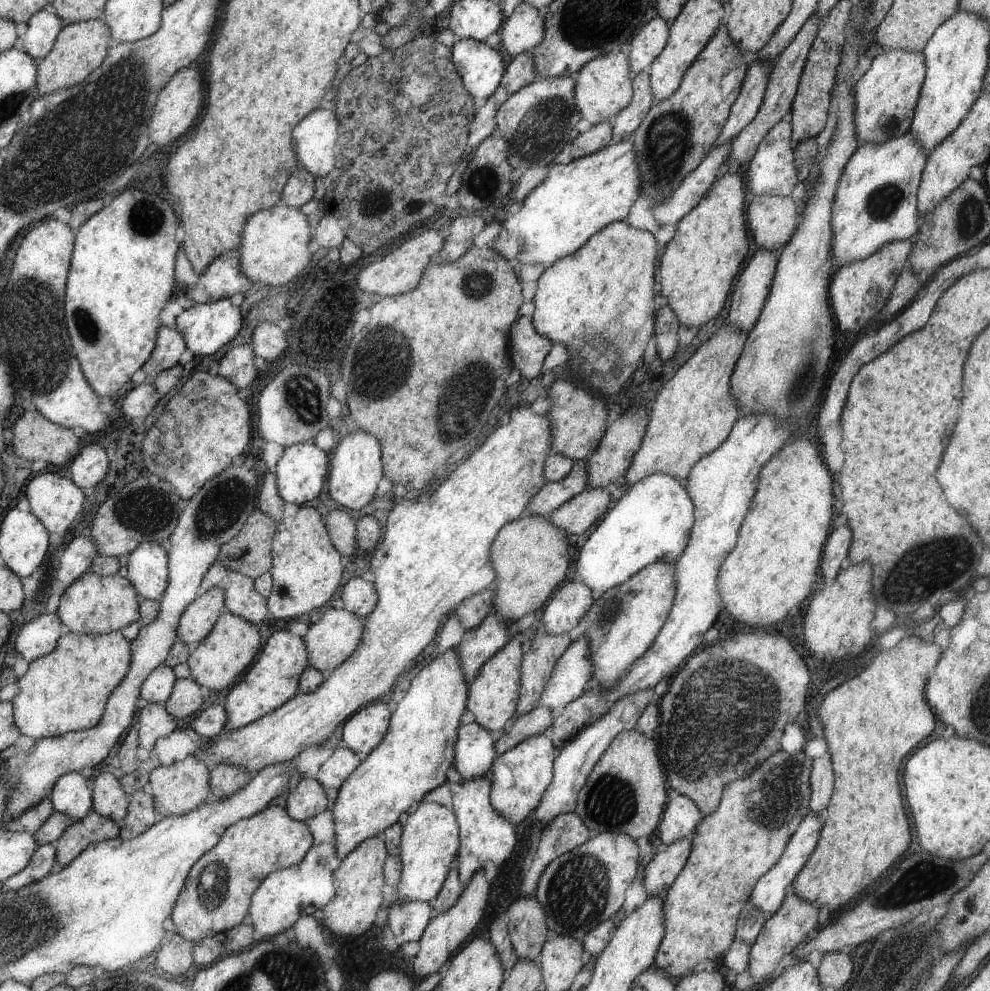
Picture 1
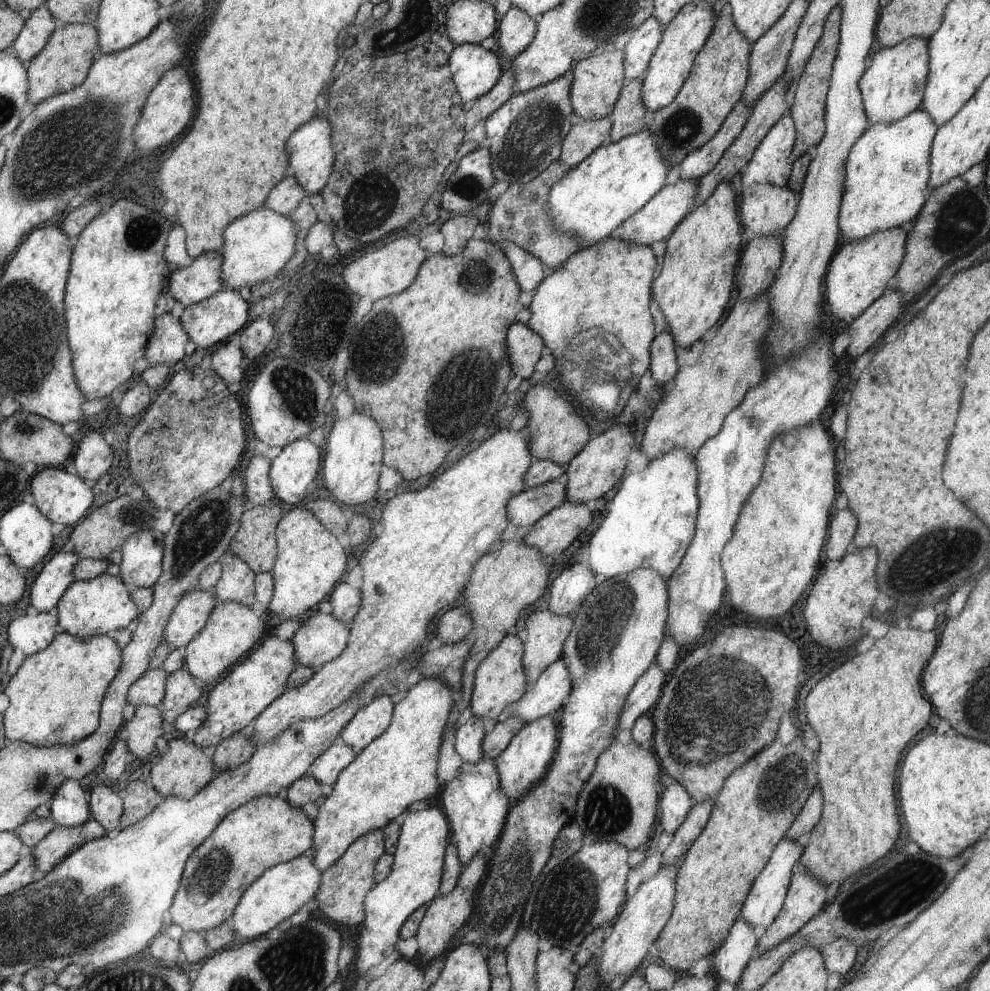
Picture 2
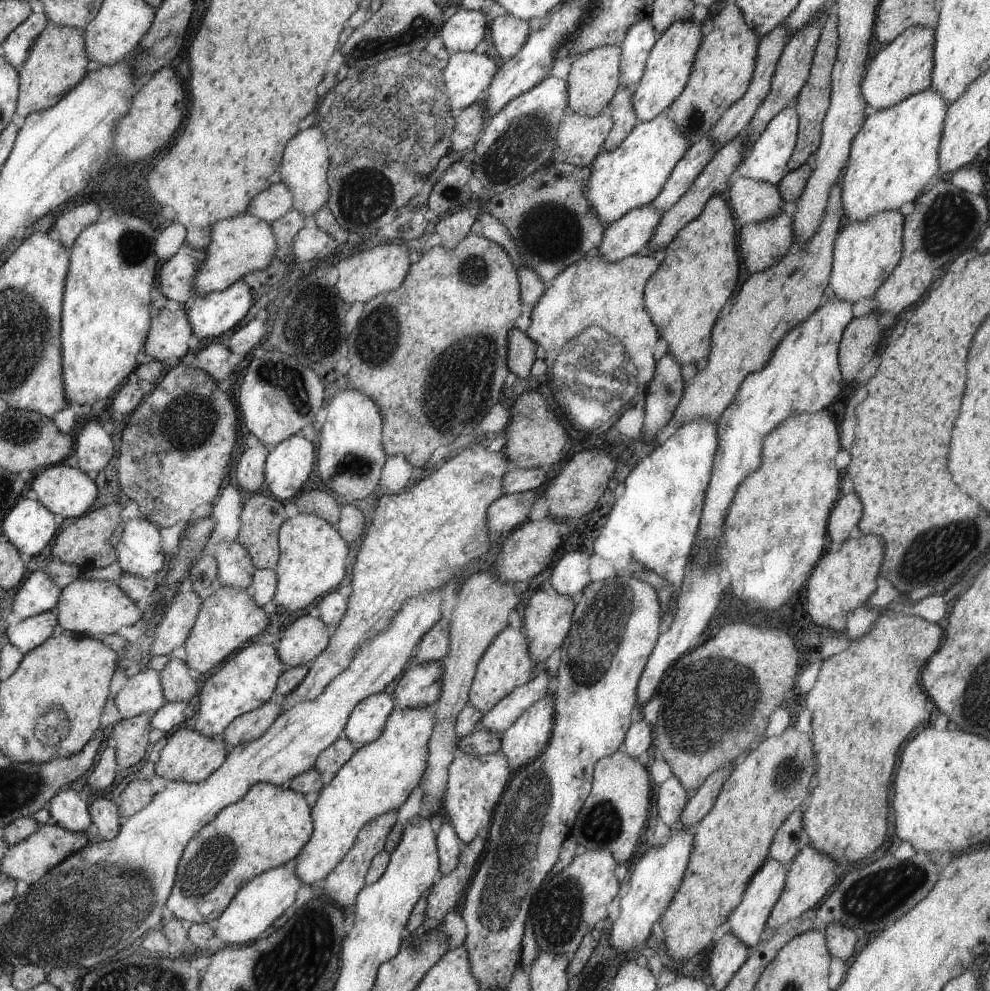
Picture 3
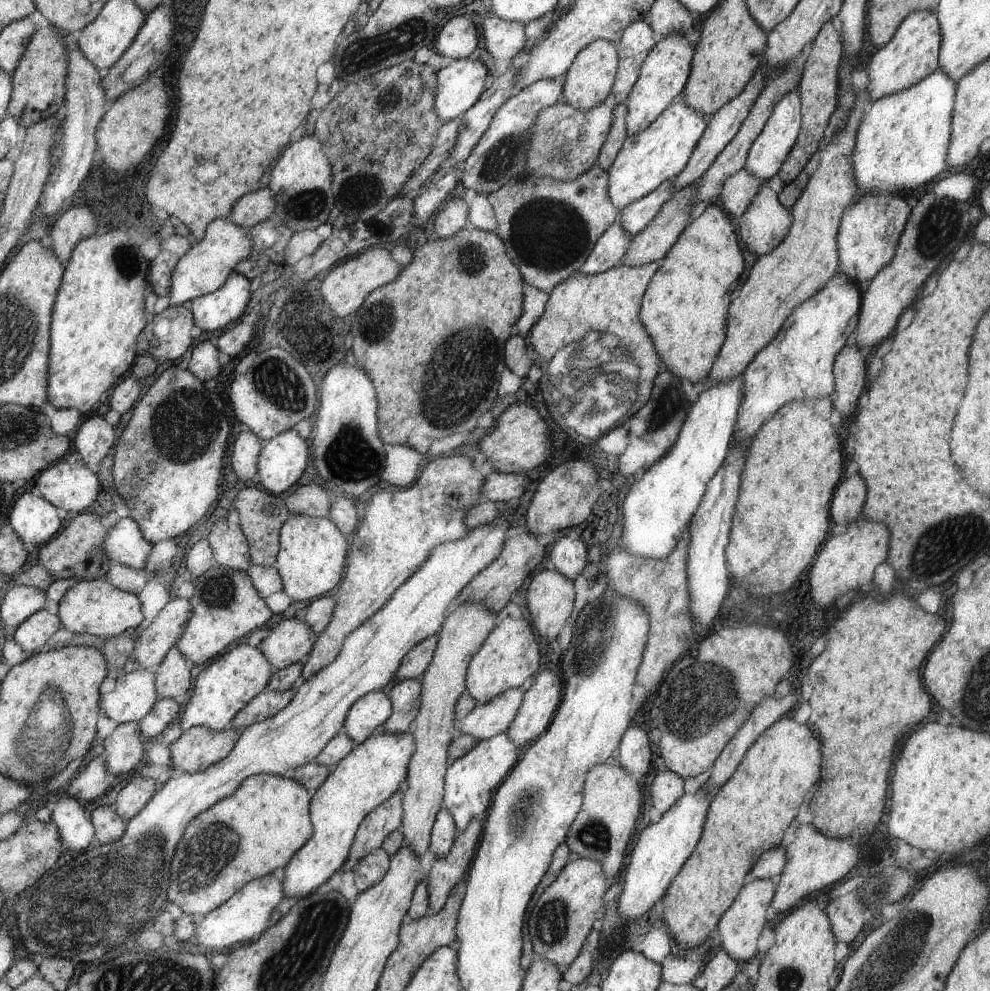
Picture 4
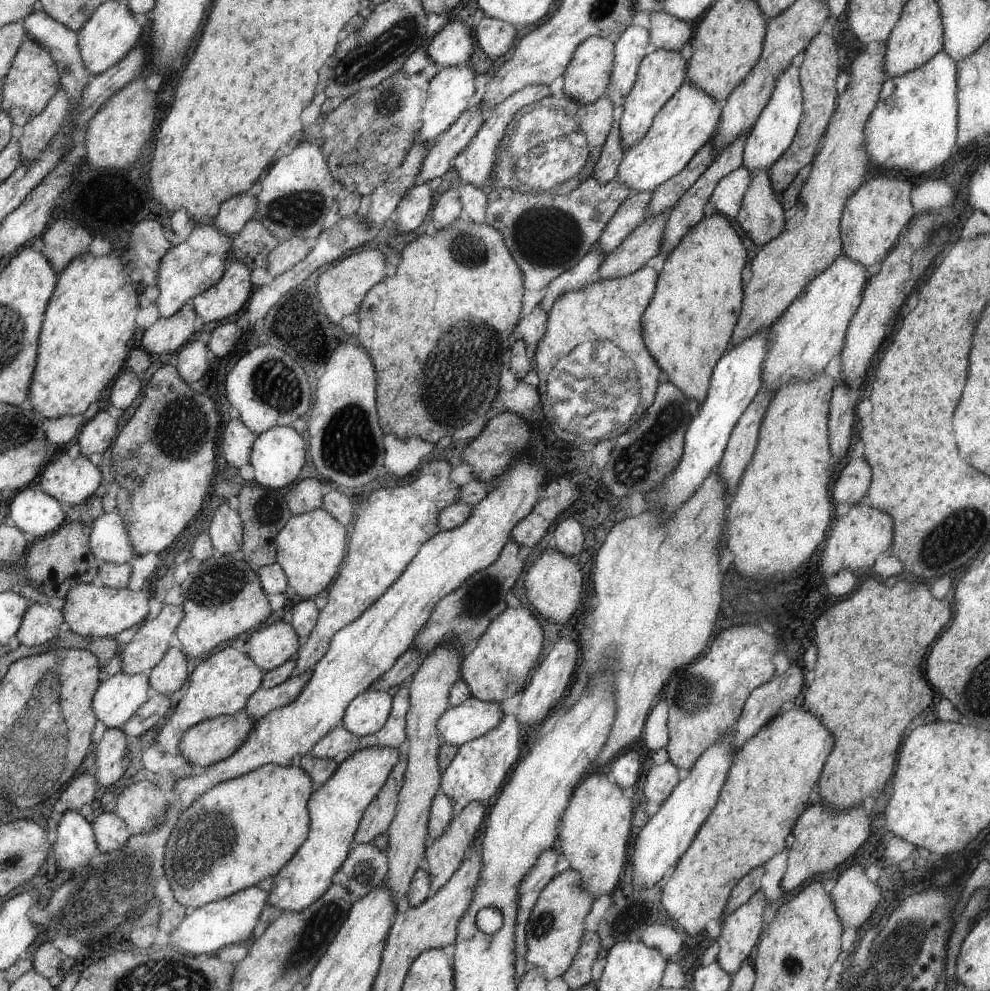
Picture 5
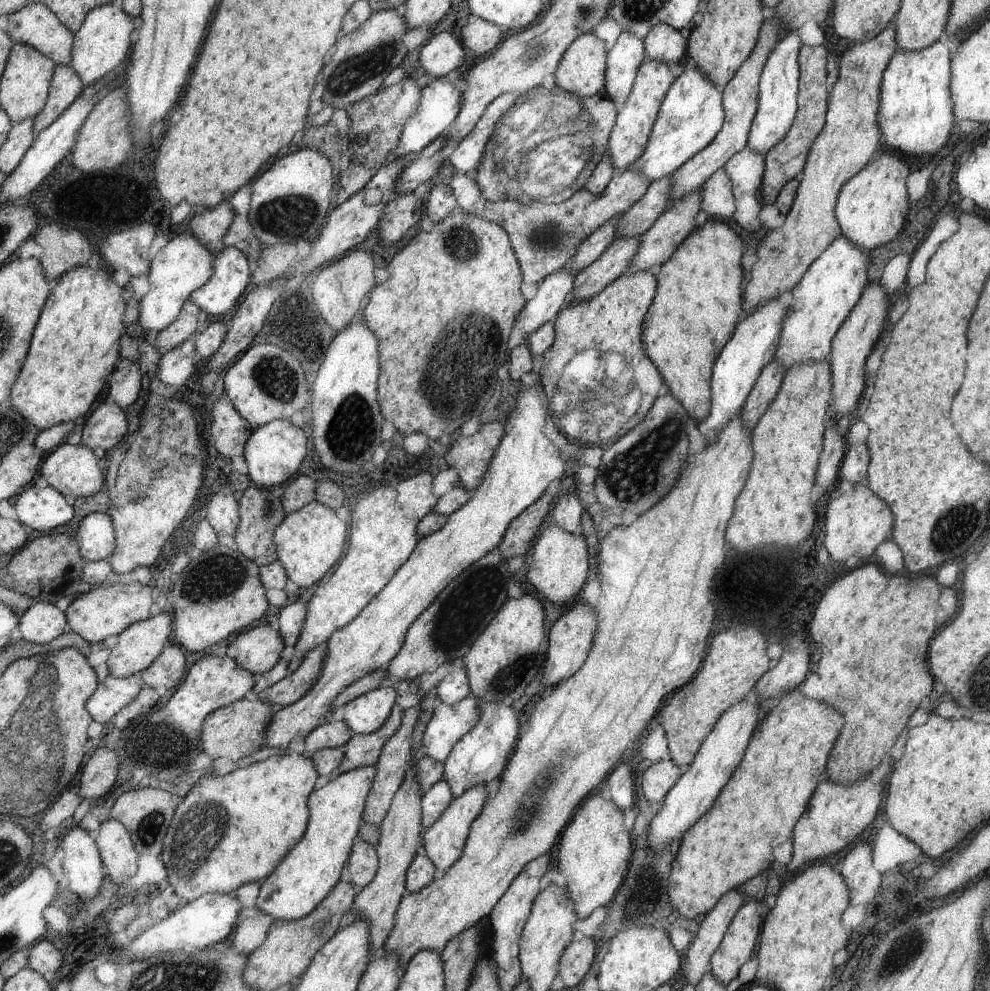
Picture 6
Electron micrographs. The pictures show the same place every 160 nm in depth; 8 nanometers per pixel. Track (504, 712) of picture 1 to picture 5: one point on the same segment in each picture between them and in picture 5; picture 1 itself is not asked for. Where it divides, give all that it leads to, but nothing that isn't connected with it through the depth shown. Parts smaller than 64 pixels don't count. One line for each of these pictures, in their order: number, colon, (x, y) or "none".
2: (500, 681)
3: (506, 665)
4: (511, 654)
5: (502, 661)

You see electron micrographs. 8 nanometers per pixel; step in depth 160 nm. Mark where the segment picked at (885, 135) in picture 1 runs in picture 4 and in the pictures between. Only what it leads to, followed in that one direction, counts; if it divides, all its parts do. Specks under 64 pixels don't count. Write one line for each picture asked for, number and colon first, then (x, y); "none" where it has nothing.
2: (894, 85)
3: (904, 68)
4: (912, 55)

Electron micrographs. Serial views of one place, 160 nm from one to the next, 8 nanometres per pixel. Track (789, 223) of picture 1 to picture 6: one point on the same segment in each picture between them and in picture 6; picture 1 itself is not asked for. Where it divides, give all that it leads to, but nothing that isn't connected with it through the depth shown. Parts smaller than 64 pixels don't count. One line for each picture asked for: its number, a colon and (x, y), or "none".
2: (765, 209)
3: (752, 201)
4: (739, 189)
5: (727, 196)
6: (717, 201)

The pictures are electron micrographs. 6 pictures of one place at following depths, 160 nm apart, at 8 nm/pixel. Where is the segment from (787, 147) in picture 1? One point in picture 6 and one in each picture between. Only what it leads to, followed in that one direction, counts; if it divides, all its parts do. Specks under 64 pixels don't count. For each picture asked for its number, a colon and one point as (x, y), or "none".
2: (771, 164)
3: (767, 160)
4: (769, 151)
5: (774, 130)
6: (777, 104)

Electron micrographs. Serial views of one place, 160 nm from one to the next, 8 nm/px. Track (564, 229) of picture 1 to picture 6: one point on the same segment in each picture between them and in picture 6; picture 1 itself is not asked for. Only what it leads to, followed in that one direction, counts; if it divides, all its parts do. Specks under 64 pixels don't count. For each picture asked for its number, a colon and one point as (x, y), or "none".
2: (619, 178)
3: (632, 175)
4: (647, 158)
5: (688, 120)
6: (692, 113)

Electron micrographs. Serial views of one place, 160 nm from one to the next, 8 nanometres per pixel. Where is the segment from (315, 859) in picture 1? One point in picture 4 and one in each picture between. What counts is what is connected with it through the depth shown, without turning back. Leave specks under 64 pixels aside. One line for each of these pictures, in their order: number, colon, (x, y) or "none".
2: (284, 889)
3: (259, 903)
4: (244, 917)

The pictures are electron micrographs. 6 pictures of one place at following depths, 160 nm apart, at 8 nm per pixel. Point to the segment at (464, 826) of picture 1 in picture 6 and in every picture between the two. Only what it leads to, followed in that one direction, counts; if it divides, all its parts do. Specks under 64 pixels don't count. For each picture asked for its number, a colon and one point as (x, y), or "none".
2: (477, 808)
3: (476, 783)
4: (472, 779)
5: (479, 768)
6: (481, 756)

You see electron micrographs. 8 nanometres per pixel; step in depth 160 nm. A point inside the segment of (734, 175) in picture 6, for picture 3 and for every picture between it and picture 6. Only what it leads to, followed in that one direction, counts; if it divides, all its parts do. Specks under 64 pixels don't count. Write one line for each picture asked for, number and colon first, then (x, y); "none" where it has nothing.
3: (763, 244)
4: (765, 224)
5: (762, 216)

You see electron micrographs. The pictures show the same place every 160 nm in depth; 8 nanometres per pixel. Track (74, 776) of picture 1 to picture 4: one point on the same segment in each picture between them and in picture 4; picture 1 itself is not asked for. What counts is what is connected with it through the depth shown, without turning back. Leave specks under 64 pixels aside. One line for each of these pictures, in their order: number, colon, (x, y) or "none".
2: (69, 806)
3: (67, 810)
4: (76, 831)

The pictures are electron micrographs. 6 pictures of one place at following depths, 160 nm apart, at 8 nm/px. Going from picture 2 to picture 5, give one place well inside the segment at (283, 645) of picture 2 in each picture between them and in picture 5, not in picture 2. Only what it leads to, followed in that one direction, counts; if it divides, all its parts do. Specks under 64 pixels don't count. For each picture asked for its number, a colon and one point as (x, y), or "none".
3: (249, 680)
4: (231, 681)
5: (221, 684)

